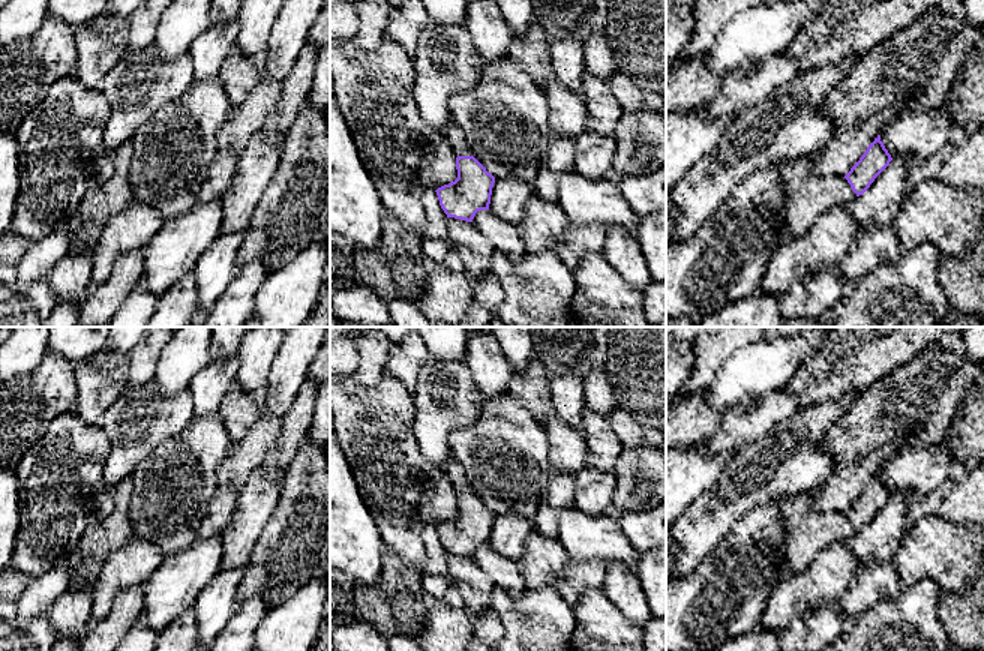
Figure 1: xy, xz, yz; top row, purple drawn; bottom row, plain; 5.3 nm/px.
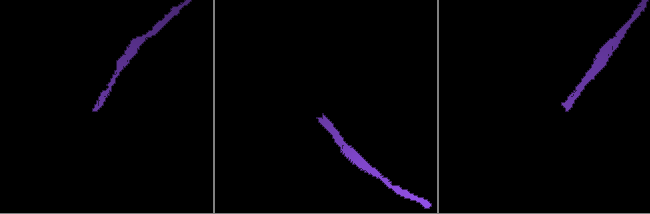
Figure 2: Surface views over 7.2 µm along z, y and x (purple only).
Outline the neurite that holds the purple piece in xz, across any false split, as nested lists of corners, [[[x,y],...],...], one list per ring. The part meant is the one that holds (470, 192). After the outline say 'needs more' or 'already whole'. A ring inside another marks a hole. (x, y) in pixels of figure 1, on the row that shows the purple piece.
[[[452,118],[444,136],[456,154],[458,178],[435,192],[447,218],[472,222],[480,210],[489,210],[495,177],[471,154],[465,135]]]; needs more

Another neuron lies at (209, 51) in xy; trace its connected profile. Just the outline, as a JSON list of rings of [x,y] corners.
[[[238,20],[213,24],[189,46],[194,66],[194,81],[218,76],[225,58],[234,48],[240,33]]]

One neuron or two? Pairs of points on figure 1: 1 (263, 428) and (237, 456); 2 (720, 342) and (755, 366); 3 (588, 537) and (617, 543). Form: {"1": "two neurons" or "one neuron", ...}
{"1": "one neuron", "2": "two neurons", "3": "one neuron"}

